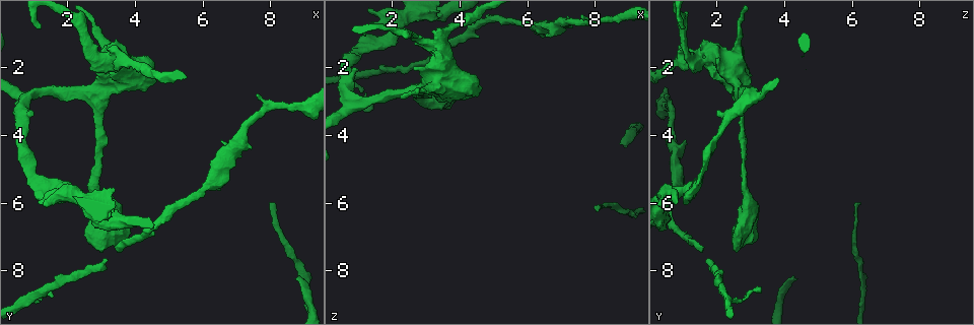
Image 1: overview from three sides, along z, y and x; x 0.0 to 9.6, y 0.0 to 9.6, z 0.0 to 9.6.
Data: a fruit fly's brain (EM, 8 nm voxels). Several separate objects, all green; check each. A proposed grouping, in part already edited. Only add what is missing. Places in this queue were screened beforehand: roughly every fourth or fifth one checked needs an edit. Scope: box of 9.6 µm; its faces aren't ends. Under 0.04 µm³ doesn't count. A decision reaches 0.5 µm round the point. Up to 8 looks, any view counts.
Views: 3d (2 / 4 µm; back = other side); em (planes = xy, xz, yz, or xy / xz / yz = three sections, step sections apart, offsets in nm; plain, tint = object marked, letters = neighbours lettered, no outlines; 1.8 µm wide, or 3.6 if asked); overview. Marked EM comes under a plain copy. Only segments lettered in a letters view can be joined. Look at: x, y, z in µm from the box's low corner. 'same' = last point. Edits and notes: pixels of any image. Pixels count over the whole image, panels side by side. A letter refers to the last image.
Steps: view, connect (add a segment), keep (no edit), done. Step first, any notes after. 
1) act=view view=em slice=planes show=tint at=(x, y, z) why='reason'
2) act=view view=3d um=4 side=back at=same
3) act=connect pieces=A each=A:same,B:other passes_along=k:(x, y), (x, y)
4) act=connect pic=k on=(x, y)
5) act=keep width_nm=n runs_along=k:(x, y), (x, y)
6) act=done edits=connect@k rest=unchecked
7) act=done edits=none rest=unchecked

act=view view=em slice=planes show=letters at=(3.40, 7.30, 1.60) why='an open end'

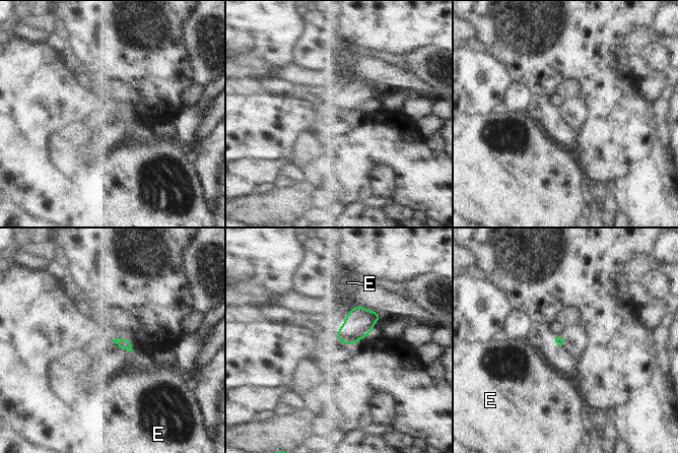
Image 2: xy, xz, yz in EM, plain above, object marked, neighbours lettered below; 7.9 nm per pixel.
act=keep longest_contact=E:160nm each=E:other border=2:(357, 305), (351, 309), (345, 319) found='no lettered segment goes on from it'

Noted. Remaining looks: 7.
act=view view=em slice=planes show=letters at=(2.65, 1.70, 2.05) why='thick end'

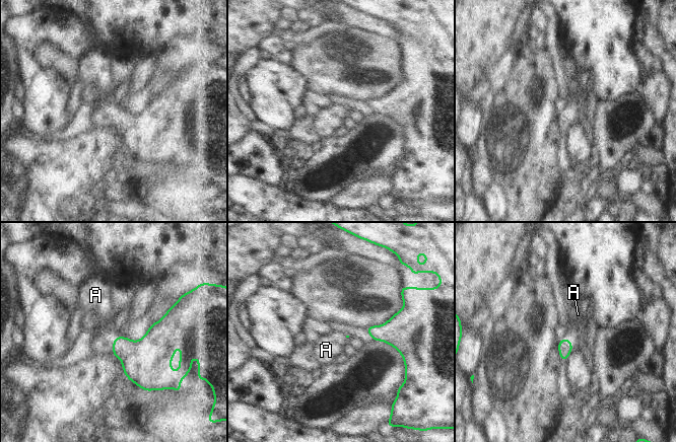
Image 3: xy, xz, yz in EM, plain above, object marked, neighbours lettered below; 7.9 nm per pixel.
act=connect pieces=A each=A:same found='the neuron continues'

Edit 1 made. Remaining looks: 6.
act=view view=overview

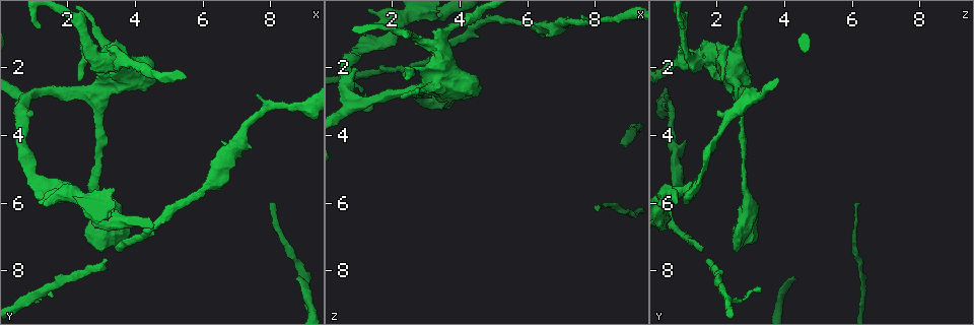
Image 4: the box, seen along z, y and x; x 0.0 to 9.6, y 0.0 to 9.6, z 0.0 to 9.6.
act=view view=3d um=4 at=(1.25, 8.50, 3.35) why='an open end'

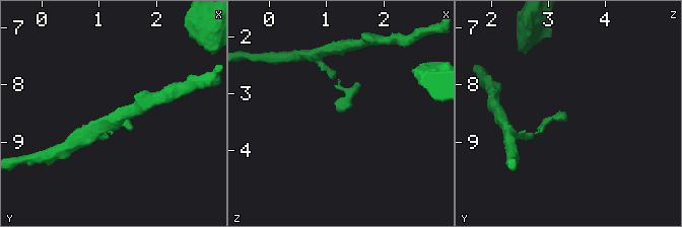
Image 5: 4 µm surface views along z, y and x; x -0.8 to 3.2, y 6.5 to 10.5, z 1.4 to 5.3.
act=view view=em slice=planes show=letters at=(1.20, 8.45, 3.25) why='shape alone is not enough'

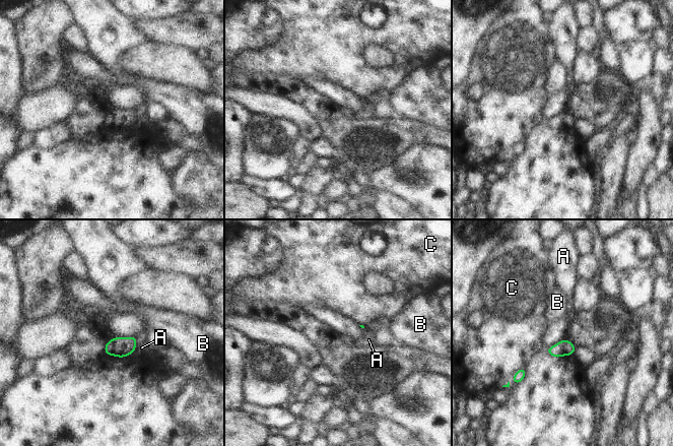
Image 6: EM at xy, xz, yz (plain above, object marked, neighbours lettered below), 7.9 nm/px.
act=keep each=A:other,B:other,C:other border=6:(136, 336), (136, 348), (132, 354) found='none of them fits'

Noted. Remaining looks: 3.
act=done edits=connect@3 rest=unchecked

